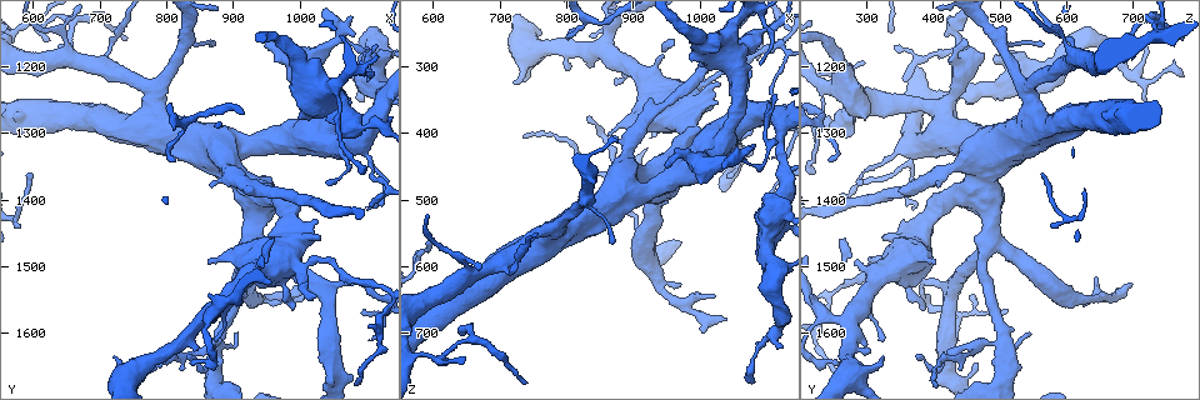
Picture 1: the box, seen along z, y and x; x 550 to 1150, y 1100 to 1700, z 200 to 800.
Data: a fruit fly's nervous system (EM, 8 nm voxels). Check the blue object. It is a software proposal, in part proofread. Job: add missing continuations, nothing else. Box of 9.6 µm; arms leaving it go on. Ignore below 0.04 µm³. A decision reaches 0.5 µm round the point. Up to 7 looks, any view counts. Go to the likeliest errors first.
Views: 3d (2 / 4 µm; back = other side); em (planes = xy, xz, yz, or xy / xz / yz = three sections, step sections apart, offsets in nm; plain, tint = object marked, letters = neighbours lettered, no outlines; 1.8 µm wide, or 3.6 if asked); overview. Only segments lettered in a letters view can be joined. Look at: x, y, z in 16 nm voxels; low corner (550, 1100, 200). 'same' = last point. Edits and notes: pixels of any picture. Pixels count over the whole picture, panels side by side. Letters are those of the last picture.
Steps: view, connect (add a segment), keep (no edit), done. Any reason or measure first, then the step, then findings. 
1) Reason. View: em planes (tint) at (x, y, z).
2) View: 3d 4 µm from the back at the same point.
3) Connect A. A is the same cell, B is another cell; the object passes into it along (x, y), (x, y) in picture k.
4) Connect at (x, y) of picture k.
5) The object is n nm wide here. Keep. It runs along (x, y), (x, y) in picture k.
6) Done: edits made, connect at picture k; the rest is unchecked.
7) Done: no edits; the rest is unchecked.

Thin end. View: 3d 2 µm at (985, 1560, 380).

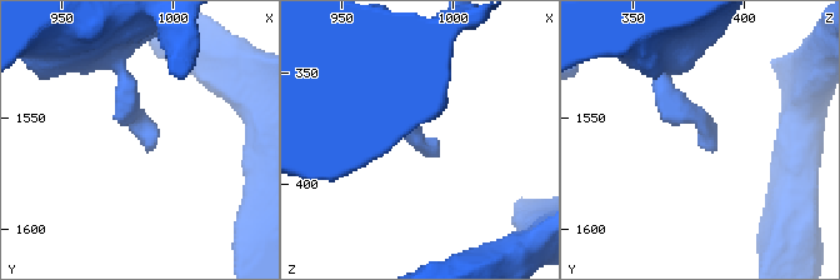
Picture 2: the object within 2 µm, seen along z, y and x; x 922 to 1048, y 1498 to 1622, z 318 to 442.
Need the tissue. View: em planes (plain) at (989, 1563, 382).

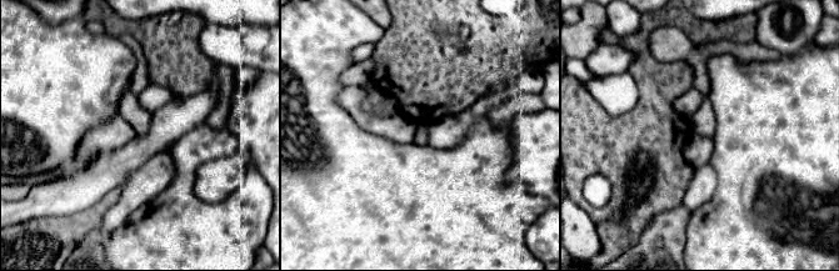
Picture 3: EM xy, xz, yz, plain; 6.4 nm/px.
View: em planes (letters) at the same point.

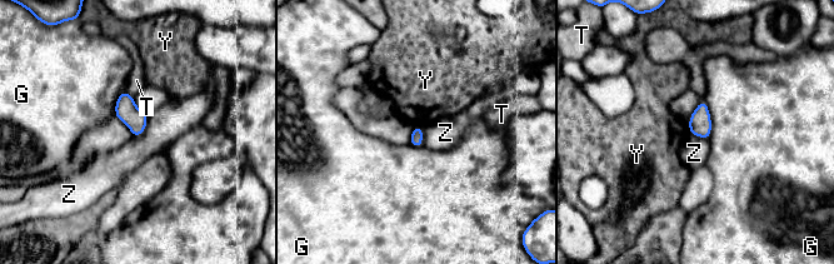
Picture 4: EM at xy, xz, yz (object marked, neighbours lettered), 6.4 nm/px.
Keep. G, T, Y and Z are other cells; a border runs along (148, 115), (145, 129), (133, 137) in picture 4; no lettered segment goes on from it.

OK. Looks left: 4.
Four-way junction. View: 3d 4 µm at (1030, 1240, 275).

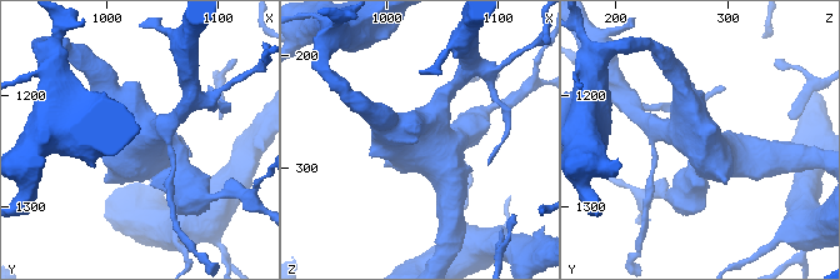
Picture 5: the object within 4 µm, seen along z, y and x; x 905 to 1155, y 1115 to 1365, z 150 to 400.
View: em 3.6 µm planes (plain) at (1036, 1240, 272).

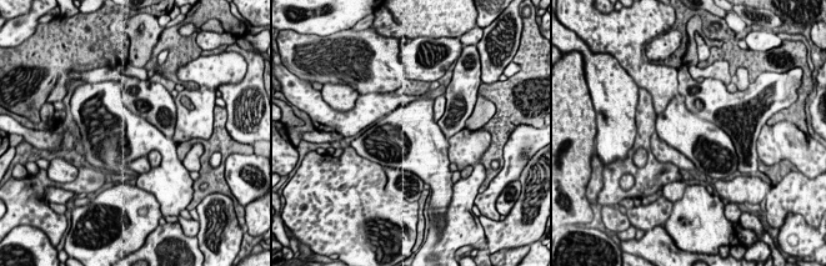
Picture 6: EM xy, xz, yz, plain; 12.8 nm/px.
What lies round it. View: em 3.6 µm planes (letters) at the same point.

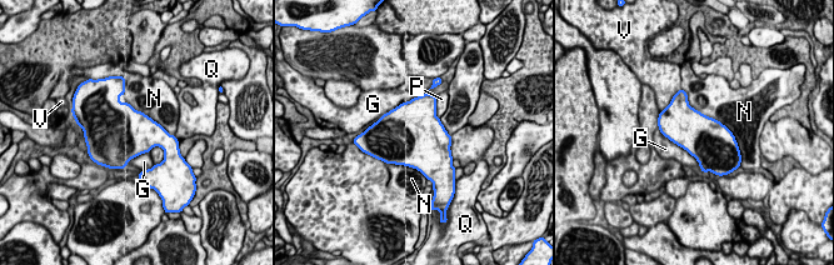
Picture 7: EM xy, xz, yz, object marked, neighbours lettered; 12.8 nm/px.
The longest contact is with N, 950 nm. Keep. G, N, P, Q and V are other cells; no lettered segment goes on from it.

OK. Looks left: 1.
Abrupt turn. View: em planes (letters) at (1050, 1170, 435).

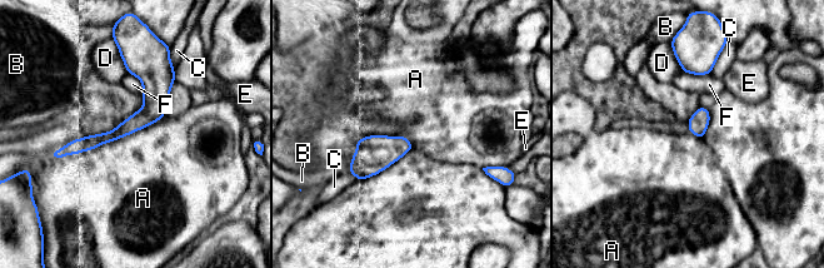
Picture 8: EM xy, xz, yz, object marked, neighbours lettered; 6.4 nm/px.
Keep. A, B, C, D, E and F are other cells; a border runs along (164, 118), (95, 148), (49, 157) in picture 8; no lettered segment goes on from it.

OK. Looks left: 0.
Done: no edits; the rest is unchecked.

